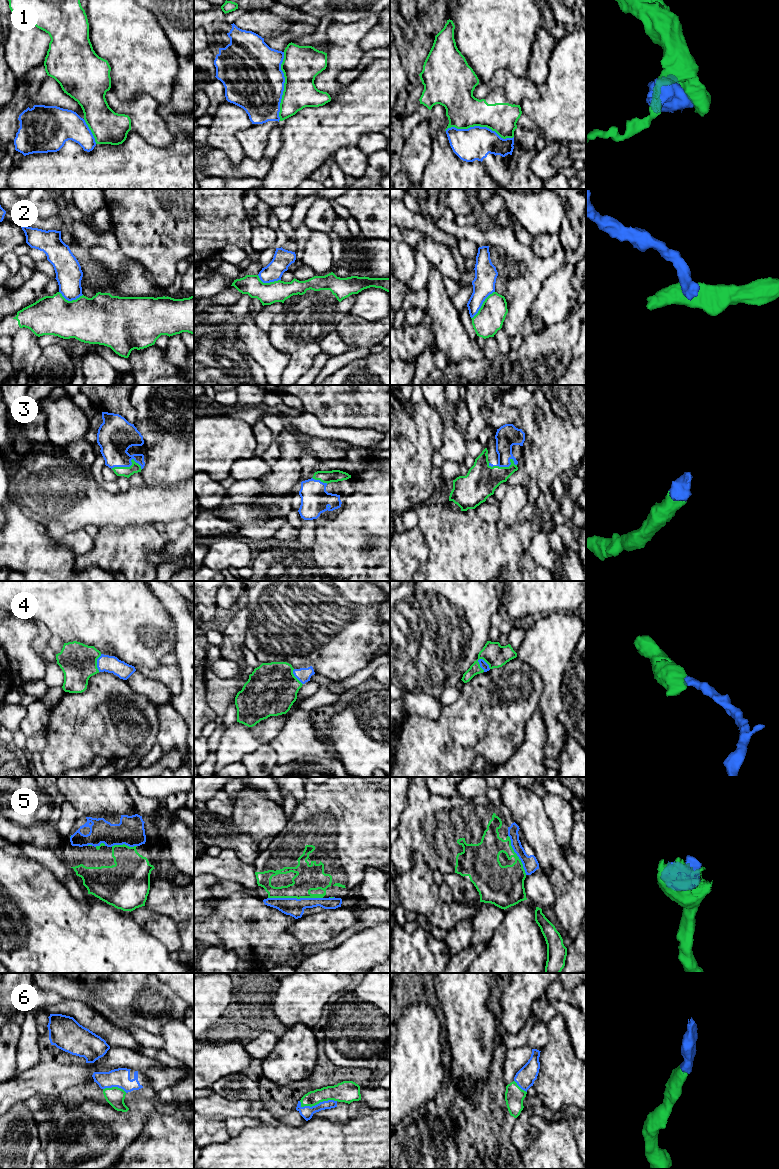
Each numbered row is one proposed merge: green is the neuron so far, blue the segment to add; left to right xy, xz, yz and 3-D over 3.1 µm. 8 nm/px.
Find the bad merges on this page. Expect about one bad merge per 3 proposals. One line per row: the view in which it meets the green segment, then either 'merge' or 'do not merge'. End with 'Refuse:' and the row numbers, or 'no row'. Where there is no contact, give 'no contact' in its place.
1: contact in xz; do not merge
2: contact in yz; do not merge
3: contact in yz; merge
4: contact in yz; merge
5: contact in xz; merge
6: contact in xz; merge
Refuse: 1, 2

